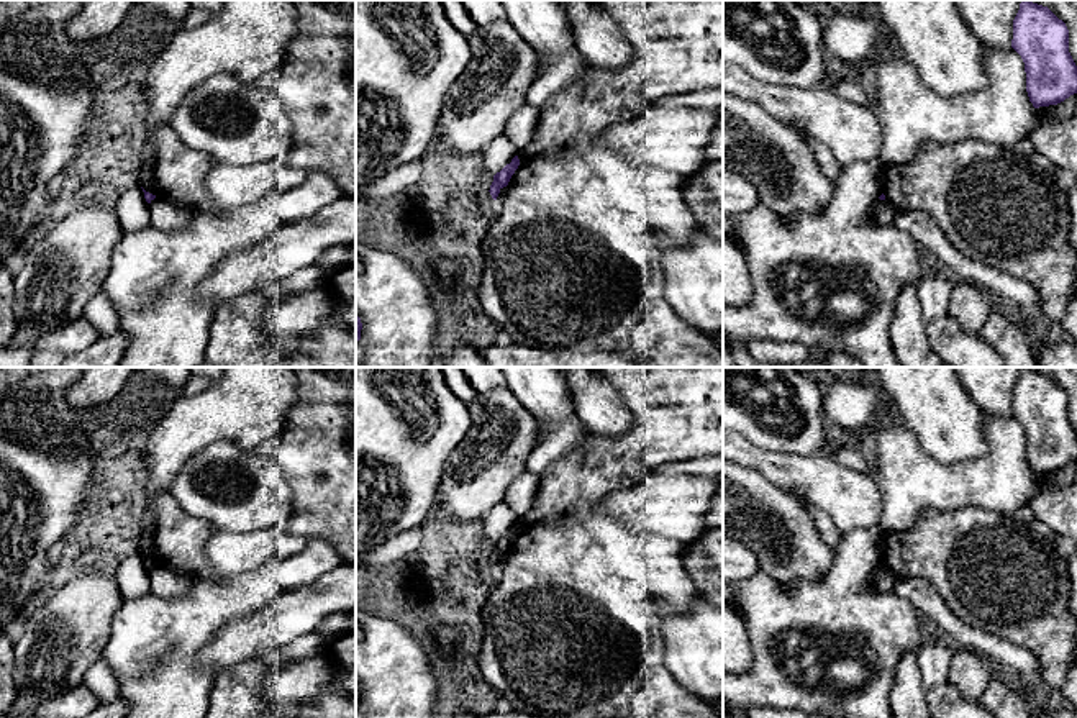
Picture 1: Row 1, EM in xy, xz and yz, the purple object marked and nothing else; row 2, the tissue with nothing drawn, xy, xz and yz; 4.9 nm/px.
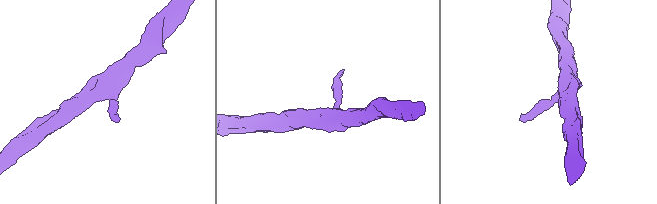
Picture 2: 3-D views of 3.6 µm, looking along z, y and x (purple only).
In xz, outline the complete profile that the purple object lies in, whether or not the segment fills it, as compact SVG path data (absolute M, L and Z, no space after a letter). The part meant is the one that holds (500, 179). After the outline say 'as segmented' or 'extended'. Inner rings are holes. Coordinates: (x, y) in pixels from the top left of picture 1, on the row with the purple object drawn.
M515 156L510 164L507 164L500 172L493 175L493 182L489 190L493 200L497 200L500 190L508 185L518 166L520 166L520 159L518 156Z; as segmented

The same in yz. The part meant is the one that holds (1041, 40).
M1021 0L1011 48L1025 62L1026 92L1034 108L1057 105L1077 93L1069 30L1047 7Z; as segmented

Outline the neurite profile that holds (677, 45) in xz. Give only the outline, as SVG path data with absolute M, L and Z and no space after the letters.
M597 0L620 23L633 48L633 59L615 70L588 67L587 74L538 108L539 120L533 141L516 156L520 164L559 149L574 149L588 136L598 136L608 126L634 116L644 105L664 97L693 90L723 87L723 0Z

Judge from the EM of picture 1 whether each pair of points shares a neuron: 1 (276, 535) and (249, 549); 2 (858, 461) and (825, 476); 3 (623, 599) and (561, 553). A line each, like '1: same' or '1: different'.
1: same
2: different
3: same

